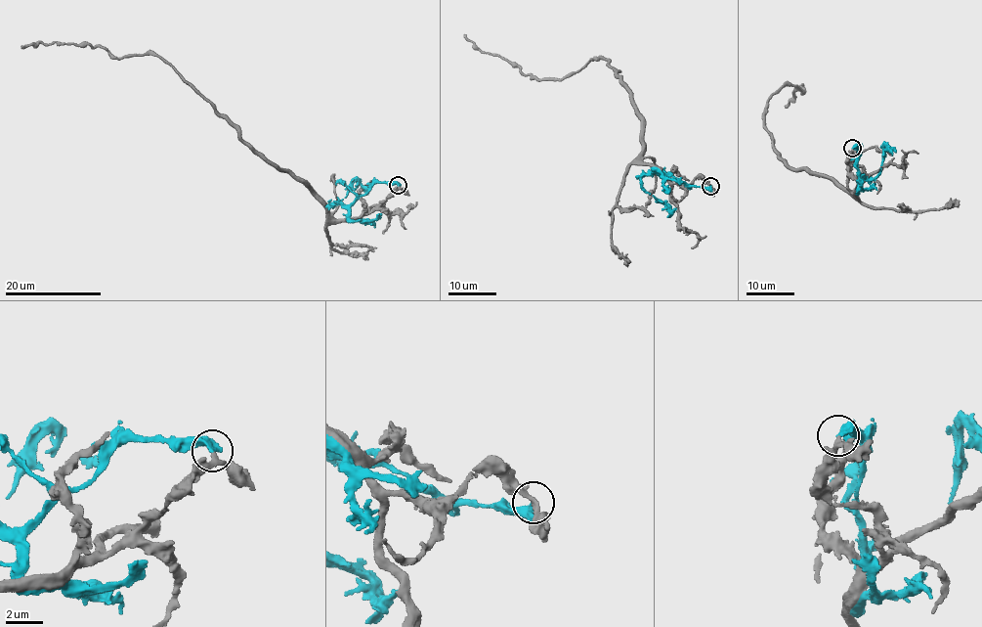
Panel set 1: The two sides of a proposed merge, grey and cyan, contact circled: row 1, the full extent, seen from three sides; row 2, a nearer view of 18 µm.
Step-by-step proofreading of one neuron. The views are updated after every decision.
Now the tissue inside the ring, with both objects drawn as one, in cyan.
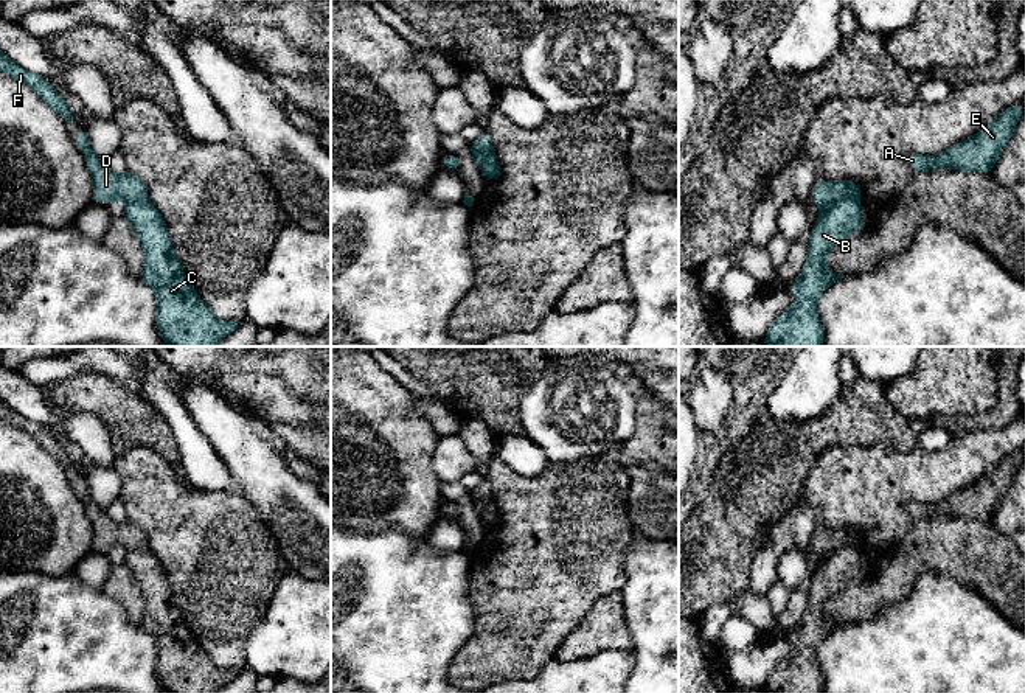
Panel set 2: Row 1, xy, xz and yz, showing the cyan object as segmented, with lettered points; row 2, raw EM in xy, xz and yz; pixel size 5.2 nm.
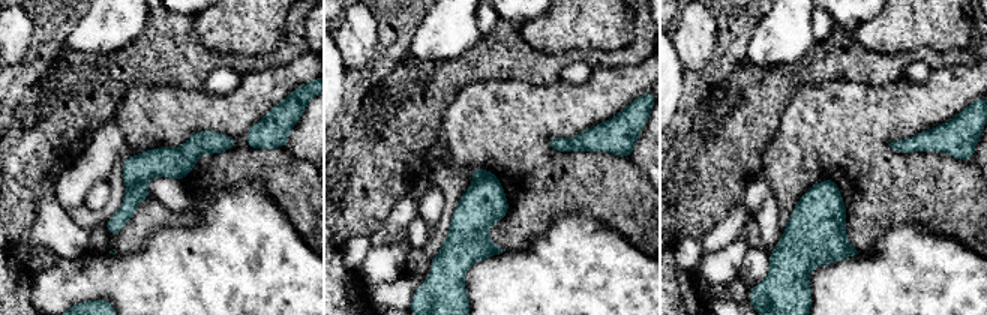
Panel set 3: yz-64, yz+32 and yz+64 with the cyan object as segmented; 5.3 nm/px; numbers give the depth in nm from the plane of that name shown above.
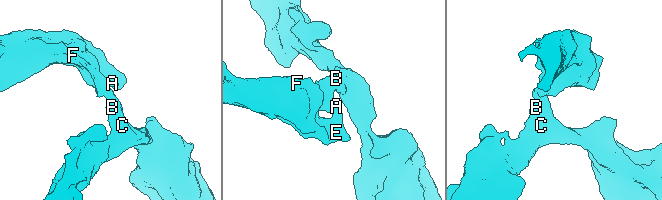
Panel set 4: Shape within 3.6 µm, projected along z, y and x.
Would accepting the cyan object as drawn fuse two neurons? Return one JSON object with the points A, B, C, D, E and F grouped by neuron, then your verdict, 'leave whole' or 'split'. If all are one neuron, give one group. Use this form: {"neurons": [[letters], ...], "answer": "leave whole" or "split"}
{"neurons": [["A", "D", "E", "F"], ["B", "C"]], "answer": "split"}

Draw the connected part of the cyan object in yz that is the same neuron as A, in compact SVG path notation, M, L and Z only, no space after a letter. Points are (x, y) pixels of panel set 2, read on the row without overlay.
M1022 451L1005 457L994 469L975 483L950 494L938 503L909 502L905 511L913 519L949 516L992 522L997 503L1005 497L1014 474L1023 463Z

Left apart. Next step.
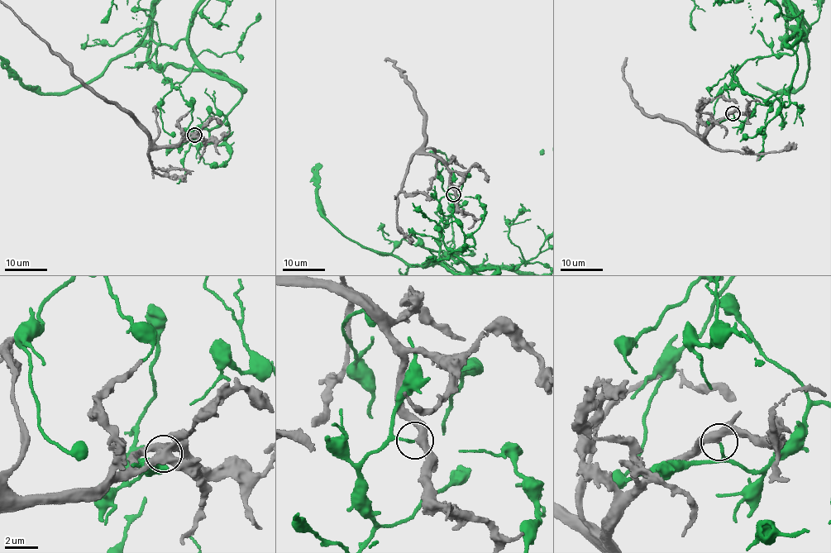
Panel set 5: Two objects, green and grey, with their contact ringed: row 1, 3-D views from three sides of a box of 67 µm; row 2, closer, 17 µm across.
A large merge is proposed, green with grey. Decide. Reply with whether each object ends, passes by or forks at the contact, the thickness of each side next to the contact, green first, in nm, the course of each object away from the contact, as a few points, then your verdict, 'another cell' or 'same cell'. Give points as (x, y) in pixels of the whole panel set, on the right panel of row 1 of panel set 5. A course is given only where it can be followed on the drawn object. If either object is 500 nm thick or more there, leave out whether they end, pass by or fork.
green ends | grey passes by | 150/400 nm | another cell

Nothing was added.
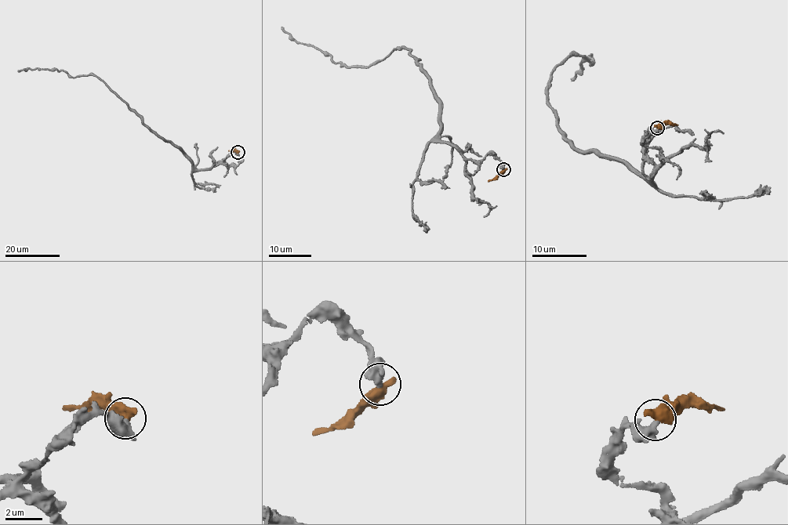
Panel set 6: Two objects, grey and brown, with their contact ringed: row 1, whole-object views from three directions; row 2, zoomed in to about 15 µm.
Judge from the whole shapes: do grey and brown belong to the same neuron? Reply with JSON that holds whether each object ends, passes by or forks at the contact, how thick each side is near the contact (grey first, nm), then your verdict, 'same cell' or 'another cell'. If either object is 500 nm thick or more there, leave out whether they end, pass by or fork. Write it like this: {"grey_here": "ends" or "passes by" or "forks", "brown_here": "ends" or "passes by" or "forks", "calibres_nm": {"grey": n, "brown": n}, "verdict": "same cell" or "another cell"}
{"calibres_nm": {"grey": 500, "brown": 650}, "verdict": "another cell"}

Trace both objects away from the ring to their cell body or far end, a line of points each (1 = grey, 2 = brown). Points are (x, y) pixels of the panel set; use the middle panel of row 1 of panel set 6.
1: (503, 170), (492, 155), (468, 160), (441, 141), (437, 99), (408, 49), (348, 68), (300, 44), (281, 27)
2: (503, 170), (488, 181)

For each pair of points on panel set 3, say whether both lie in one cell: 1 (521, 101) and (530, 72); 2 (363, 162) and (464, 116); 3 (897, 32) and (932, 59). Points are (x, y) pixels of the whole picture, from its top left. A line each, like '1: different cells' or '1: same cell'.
1: different cells
2: different cells
3: different cells

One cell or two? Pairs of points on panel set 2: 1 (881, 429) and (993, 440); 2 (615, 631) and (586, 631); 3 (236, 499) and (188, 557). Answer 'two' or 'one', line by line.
1: two
2: one
3: one

